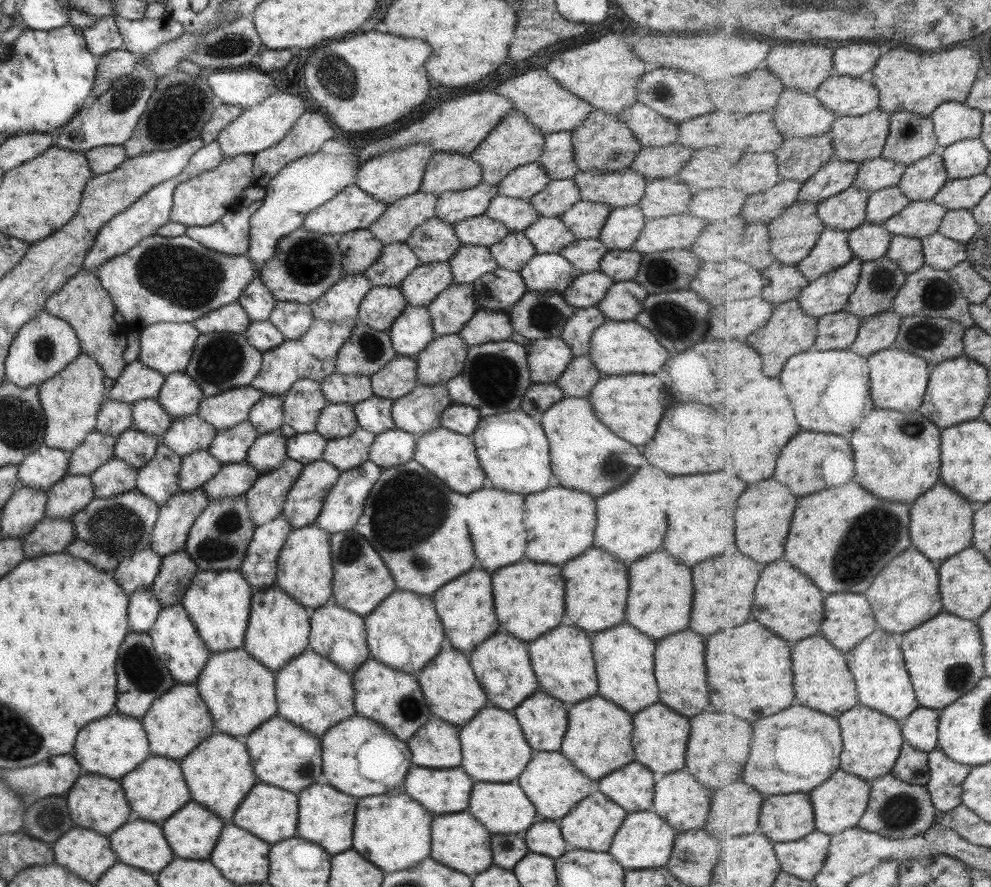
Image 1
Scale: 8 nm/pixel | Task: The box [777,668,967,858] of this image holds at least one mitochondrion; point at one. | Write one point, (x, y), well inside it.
(898, 812)

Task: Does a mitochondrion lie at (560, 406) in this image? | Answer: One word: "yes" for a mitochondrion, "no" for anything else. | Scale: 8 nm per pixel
no

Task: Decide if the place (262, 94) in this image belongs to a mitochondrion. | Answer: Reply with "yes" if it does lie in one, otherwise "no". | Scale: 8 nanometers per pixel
no

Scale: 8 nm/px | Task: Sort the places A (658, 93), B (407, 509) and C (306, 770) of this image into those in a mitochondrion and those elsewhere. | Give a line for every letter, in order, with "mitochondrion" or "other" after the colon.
A: mitochondrion
B: mitochondrion
C: mitochondrion

